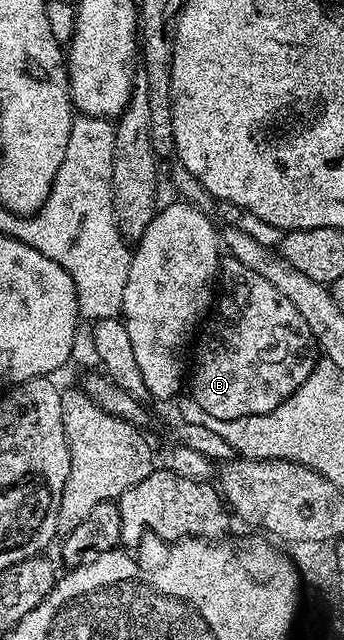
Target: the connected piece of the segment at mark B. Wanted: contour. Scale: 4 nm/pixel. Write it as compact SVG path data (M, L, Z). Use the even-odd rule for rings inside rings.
M229 254L221 260L221 288L222 284L223 293L217 296L219 313L212 318L207 329L202 329L203 337L193 348L193 359L189 364L190 399L195 400L205 414L213 414L213 418L222 420L269 414L285 403L315 371L317 345L309 330L309 322L301 318L297 306L293 306L273 282L265 282L261 274L253 274L249 266L241 266L241 262Z

